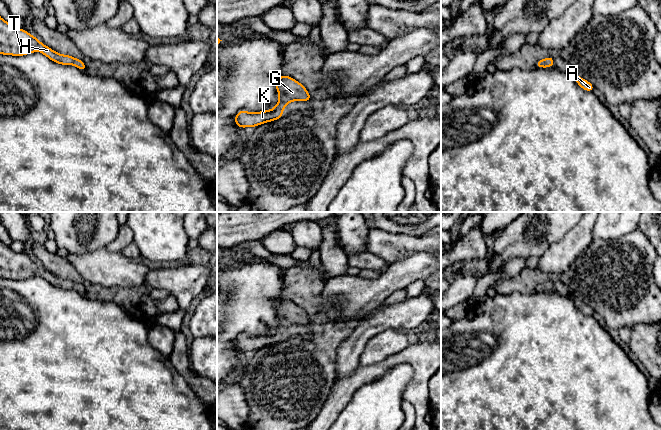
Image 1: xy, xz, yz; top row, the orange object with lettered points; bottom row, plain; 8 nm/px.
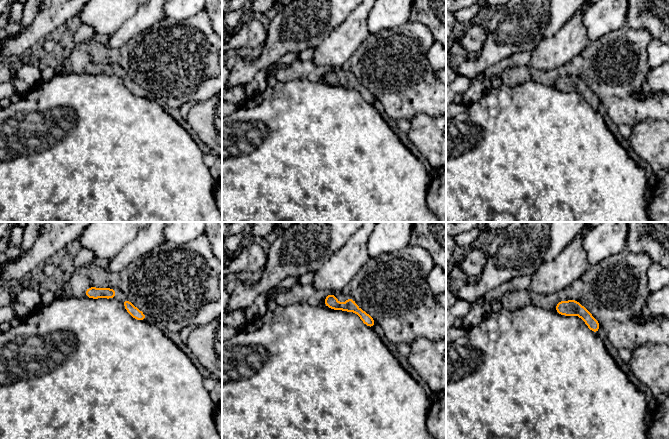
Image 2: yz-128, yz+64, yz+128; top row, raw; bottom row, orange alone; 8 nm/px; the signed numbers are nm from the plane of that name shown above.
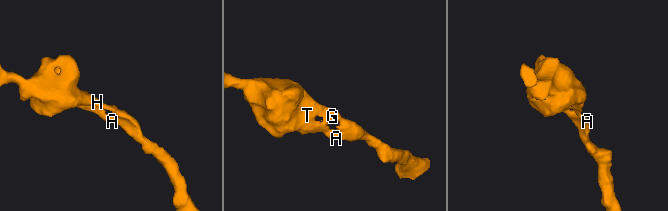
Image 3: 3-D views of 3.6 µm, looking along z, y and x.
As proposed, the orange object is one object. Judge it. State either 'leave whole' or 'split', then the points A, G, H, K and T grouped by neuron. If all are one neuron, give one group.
leave whole | A G H K T

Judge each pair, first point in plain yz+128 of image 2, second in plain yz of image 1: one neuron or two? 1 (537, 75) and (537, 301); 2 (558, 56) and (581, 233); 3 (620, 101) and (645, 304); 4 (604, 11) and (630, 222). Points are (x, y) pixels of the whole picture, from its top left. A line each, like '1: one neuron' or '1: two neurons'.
1: two neurons
2: one neuron
3: one neuron
4: one neuron

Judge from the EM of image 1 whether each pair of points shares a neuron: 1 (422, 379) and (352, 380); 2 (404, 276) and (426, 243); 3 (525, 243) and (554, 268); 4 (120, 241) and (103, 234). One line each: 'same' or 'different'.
1: same
2: different
3: different
4: different

